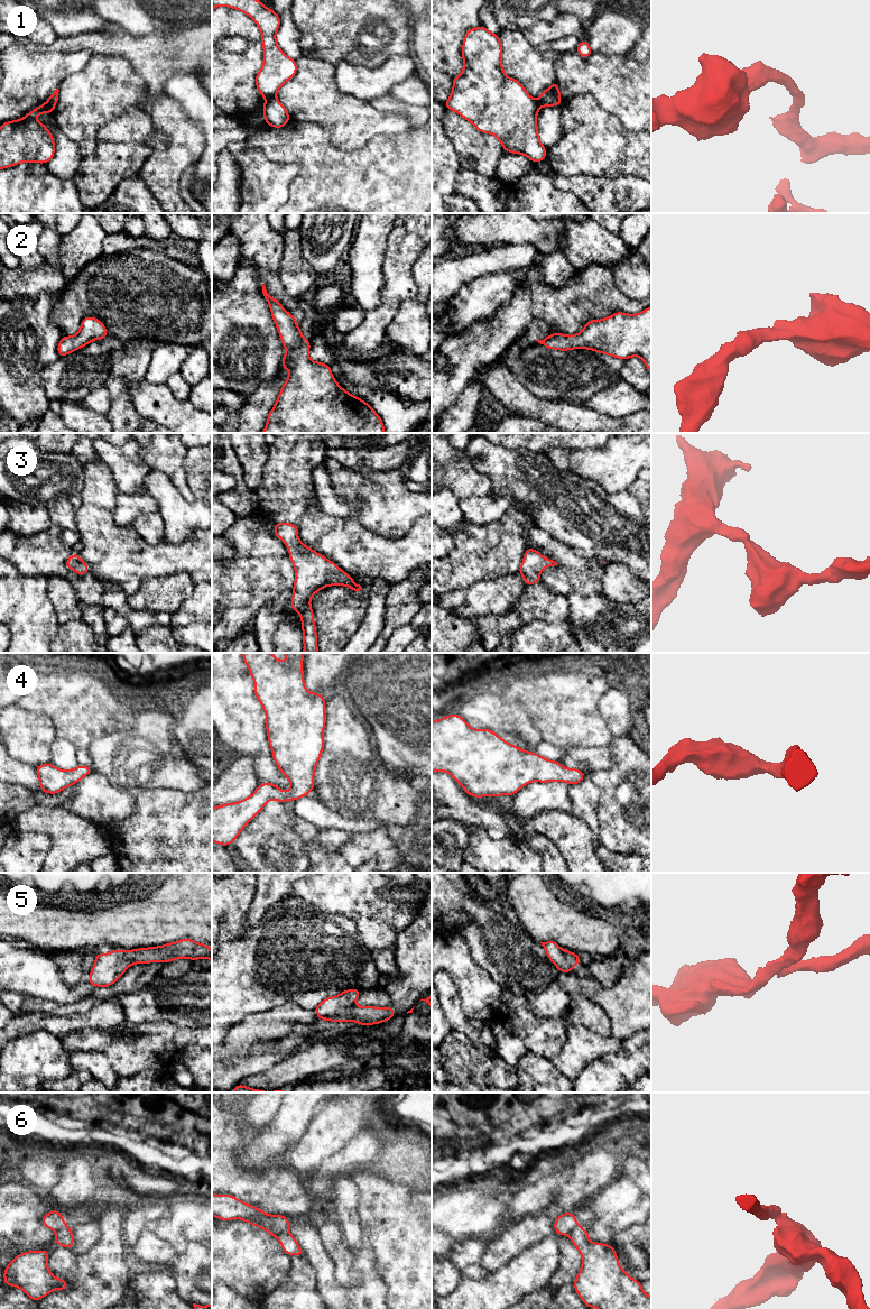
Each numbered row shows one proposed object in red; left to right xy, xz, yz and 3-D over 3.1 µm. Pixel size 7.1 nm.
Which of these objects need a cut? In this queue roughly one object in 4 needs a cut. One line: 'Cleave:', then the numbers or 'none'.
Cleave: 1, 6

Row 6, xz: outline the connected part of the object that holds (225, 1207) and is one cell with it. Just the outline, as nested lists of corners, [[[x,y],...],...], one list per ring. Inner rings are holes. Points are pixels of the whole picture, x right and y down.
[[[212,1193],[212,1216],[221,1220],[242,1219],[267,1230],[275,1238],[289,1233],[288,1217],[266,1214],[231,1195]]]

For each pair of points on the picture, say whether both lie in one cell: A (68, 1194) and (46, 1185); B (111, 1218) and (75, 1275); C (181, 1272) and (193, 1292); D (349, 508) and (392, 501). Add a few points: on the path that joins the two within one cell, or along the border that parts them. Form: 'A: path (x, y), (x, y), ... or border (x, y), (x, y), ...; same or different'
A: border (61, 1169), (57, 1182), (49, 1190); different
B: path (111, 1233), (111, 1241), (90, 1262); same
C: path (185, 1277), (193, 1284), (193, 1288); same
D: border (340, 496), (346, 500), (361, 498), (367, 504); different

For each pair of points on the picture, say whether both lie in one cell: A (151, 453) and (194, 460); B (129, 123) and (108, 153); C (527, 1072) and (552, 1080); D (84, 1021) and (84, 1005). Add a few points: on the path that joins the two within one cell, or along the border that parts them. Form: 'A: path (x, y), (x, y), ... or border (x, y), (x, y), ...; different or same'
A: border (188, 449), (185, 455), (186, 485); different
B: path (129, 132), (126, 136), (126, 144), (117, 153); same
C: path (533, 1072), (540, 1080), (546, 1080); same
D: border (107, 998), (96, 1002), (85, 1012), (75, 1013); different

